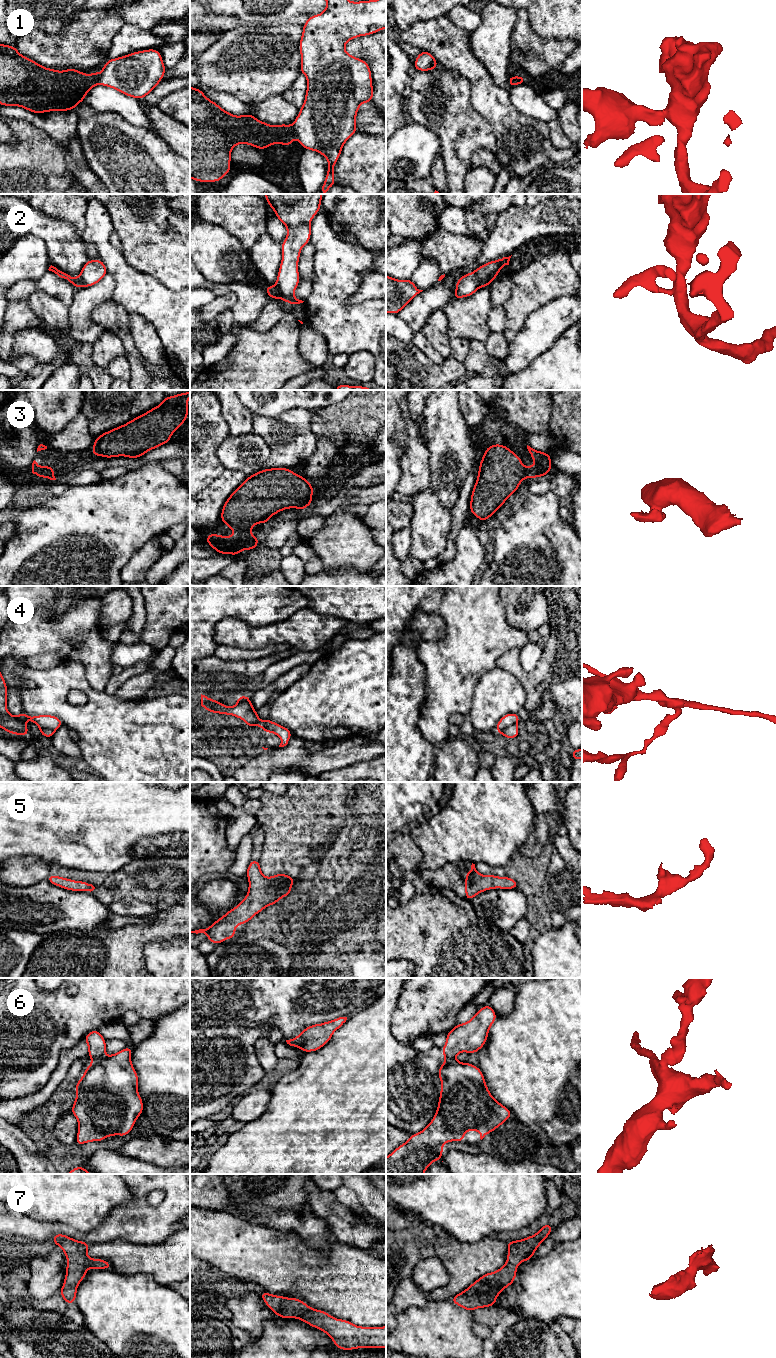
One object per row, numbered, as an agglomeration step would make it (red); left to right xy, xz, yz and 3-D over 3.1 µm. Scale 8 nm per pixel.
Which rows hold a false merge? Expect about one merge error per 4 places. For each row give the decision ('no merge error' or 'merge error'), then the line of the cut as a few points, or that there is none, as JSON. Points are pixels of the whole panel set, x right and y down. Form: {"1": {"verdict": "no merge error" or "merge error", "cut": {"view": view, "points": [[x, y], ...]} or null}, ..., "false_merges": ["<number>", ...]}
{"1": {"verdict": "merge error", "cut": {"view": "xz", "points": [[292, 127], [296, 136]]}}, "2": {"verdict": "merge error", "cut": {"view": "xz", "points": [[275, 285], [280, 297]]}}, "3": {"verdict": "no merge error", "cut": null}, "4": {"verdict": "merge error", "cut": {"view": "yz", "points": [[516, 723], [505, 727], [499, 732]]}}, "5": {"verdict": "no merge error", "cut": null}, "6": {"verdict": "merge error", "cut": {"view": "xy", "points": [[104, 1056], [93, 1061]]}}, "7": {"verdict": "no merge error", "cut": null}, "false_merges": ["1", "2", "4", "6"]}

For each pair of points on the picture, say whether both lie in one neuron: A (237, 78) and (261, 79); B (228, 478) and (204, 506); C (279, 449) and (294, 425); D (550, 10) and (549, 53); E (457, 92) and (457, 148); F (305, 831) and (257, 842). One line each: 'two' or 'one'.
A: one
B: one
C: one
D: two
E: one
F: two

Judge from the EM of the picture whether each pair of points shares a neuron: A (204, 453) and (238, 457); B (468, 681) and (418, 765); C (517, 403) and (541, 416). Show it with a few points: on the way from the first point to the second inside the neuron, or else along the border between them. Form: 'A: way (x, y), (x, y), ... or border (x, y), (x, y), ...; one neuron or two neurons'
A: border (229, 436), (216, 451), (216, 457), (224, 468); two neurons
B: border (418, 723), (421, 735), (434, 747); two neurons
C: way (523, 403), (535, 413); one neuron

